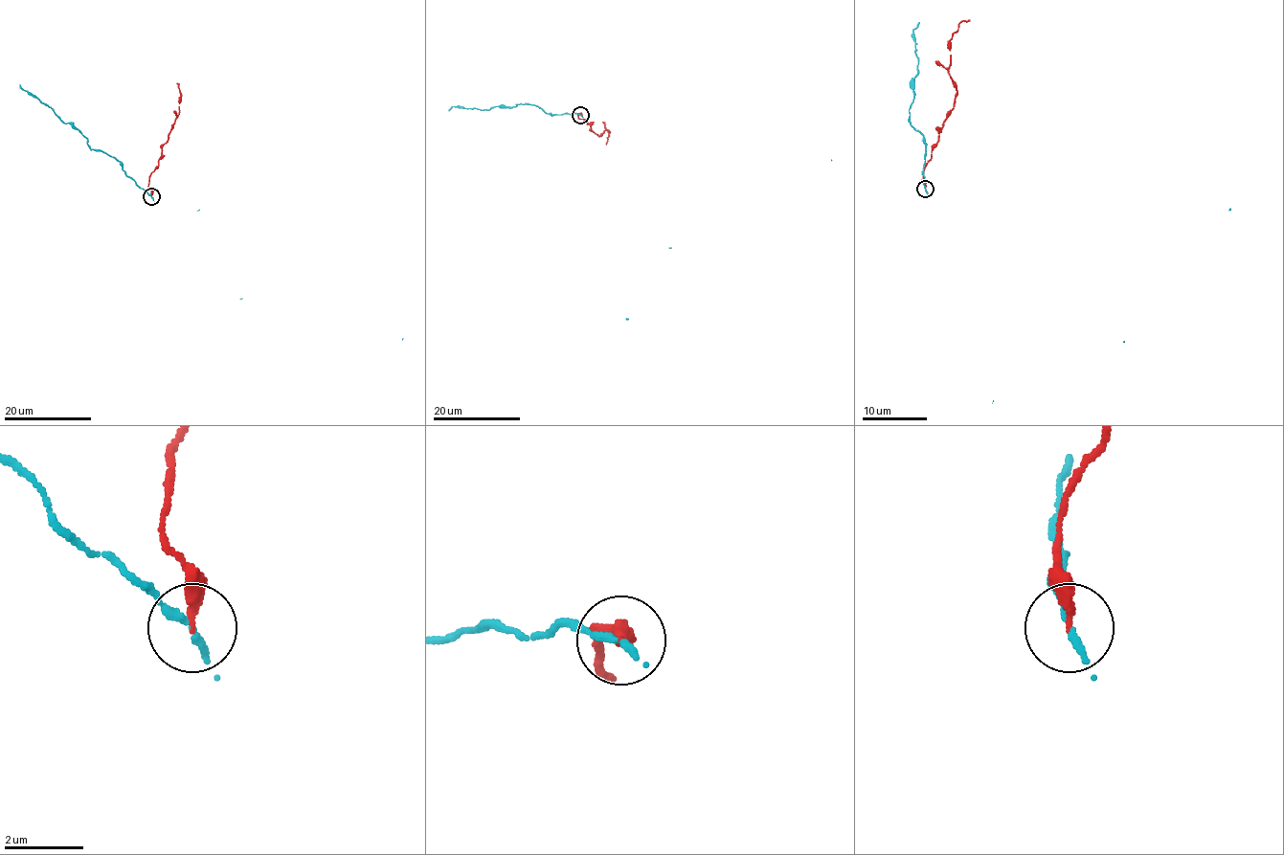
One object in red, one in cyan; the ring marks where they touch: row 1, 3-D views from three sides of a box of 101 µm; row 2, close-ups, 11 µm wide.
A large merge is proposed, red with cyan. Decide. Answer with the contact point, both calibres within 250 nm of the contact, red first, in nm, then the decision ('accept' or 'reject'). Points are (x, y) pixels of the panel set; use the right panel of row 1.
at (925, 189); 260 nm thick on the red side, 240 nm on the other; reject

